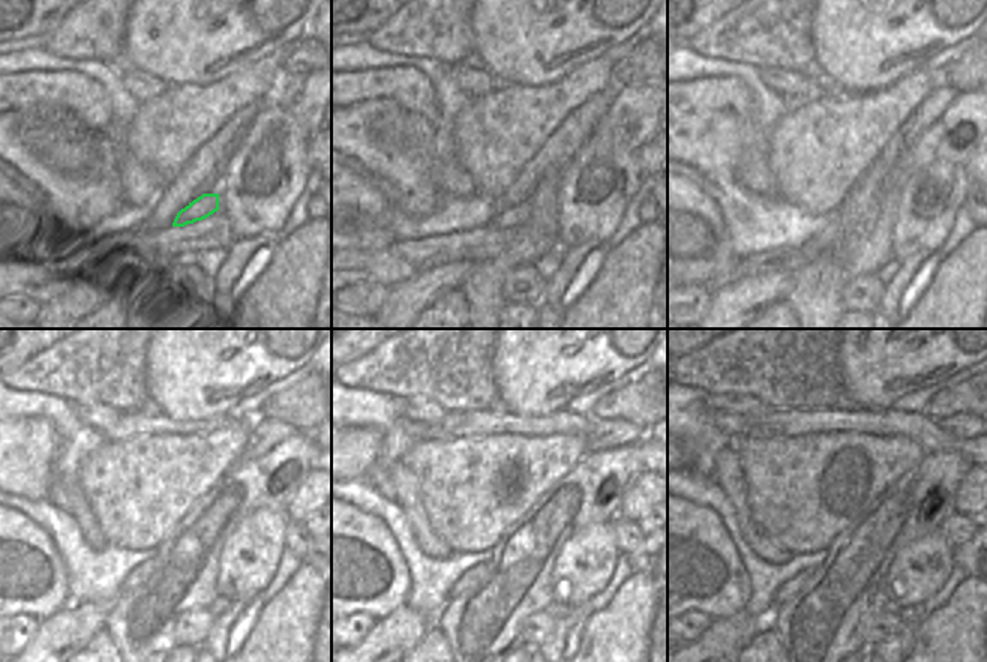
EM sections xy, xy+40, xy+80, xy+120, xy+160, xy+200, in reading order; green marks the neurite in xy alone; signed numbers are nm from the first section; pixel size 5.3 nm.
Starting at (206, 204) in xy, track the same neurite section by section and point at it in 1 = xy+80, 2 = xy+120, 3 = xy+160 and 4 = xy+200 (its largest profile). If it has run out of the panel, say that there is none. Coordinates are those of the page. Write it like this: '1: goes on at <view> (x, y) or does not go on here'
1: goes on at xy+80 (815, 245)
2: goes on at xy+120 (140, 574)
3: goes on at xy+160 (476, 574)
4: goes on at xy+200 (791, 589)

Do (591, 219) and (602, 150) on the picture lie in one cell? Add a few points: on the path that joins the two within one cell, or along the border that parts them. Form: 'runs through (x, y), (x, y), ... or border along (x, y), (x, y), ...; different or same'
runs through (573, 203), (575, 182), (585, 164); same

